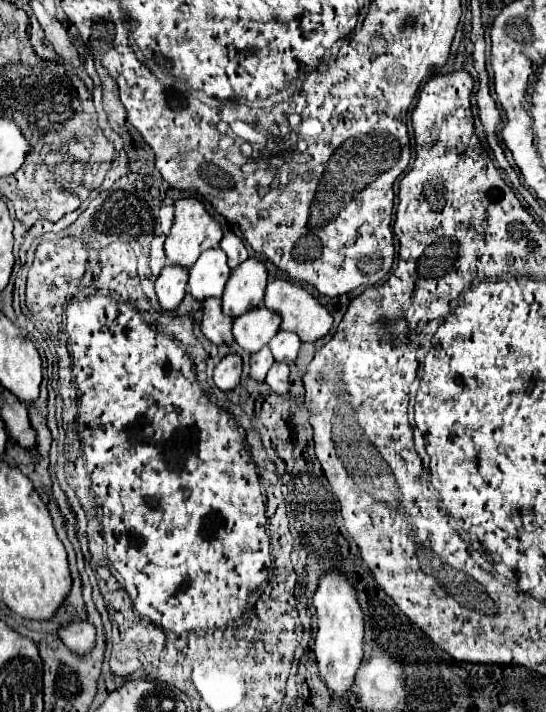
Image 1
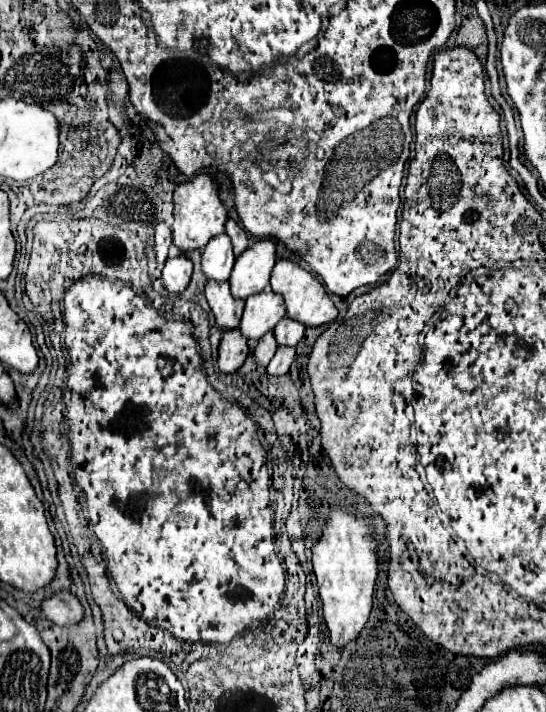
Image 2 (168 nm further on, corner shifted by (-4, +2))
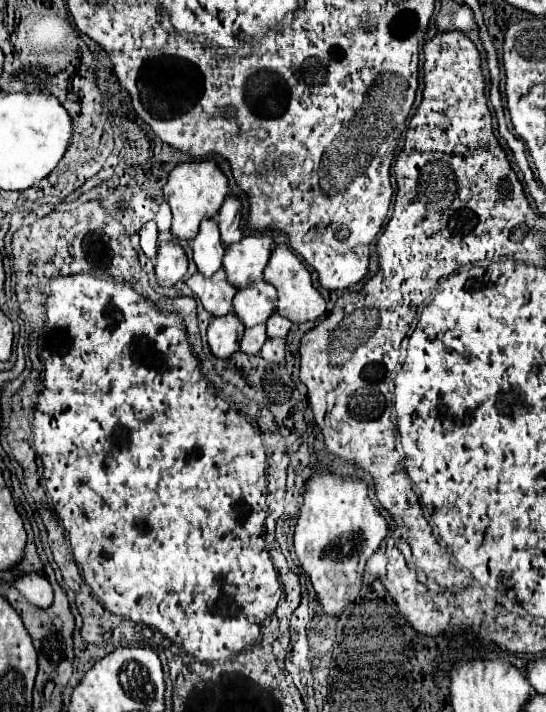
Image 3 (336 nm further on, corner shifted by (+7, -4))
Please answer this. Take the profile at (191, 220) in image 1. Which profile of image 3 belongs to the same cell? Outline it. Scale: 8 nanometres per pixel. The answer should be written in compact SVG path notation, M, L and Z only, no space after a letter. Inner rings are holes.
M193 161L177 165L169 173L169 181L163 187L165 201L169 203L173 211L173 225L171 235L175 239L195 239L199 233L199 225L203 219L215 219L219 213L219 207L227 195L227 177L221 173L221 169L213 161Z

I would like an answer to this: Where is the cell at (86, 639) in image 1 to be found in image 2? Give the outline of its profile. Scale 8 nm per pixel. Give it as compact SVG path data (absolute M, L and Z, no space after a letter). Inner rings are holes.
M62 589L62 591L54 593L52 597L44 599L40 603L40 609L46 615L46 619L50 619L52 623L62 625L62 627L76 625L84 615L84 609L82 609L80 601L76 599L76 595L72 595L66 589Z

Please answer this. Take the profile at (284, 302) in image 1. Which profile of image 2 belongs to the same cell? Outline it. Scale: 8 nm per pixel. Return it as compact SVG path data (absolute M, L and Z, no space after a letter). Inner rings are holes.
M290 259L276 261L272 277L270 277L270 287L284 297L288 317L294 321L300 321L308 327L316 327L316 325L330 325L338 317L338 309L334 307L330 295L326 293L326 289L318 281L318 277L312 271L300 267L298 263L294 263Z

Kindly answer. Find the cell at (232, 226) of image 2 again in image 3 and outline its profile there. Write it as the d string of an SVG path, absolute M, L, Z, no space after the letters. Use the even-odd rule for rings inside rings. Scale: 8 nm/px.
M227 197L225 203L221 205L221 211L217 215L219 221L219 231L221 231L221 243L227 249L229 245L237 243L243 233L241 233L241 203L233 197Z

